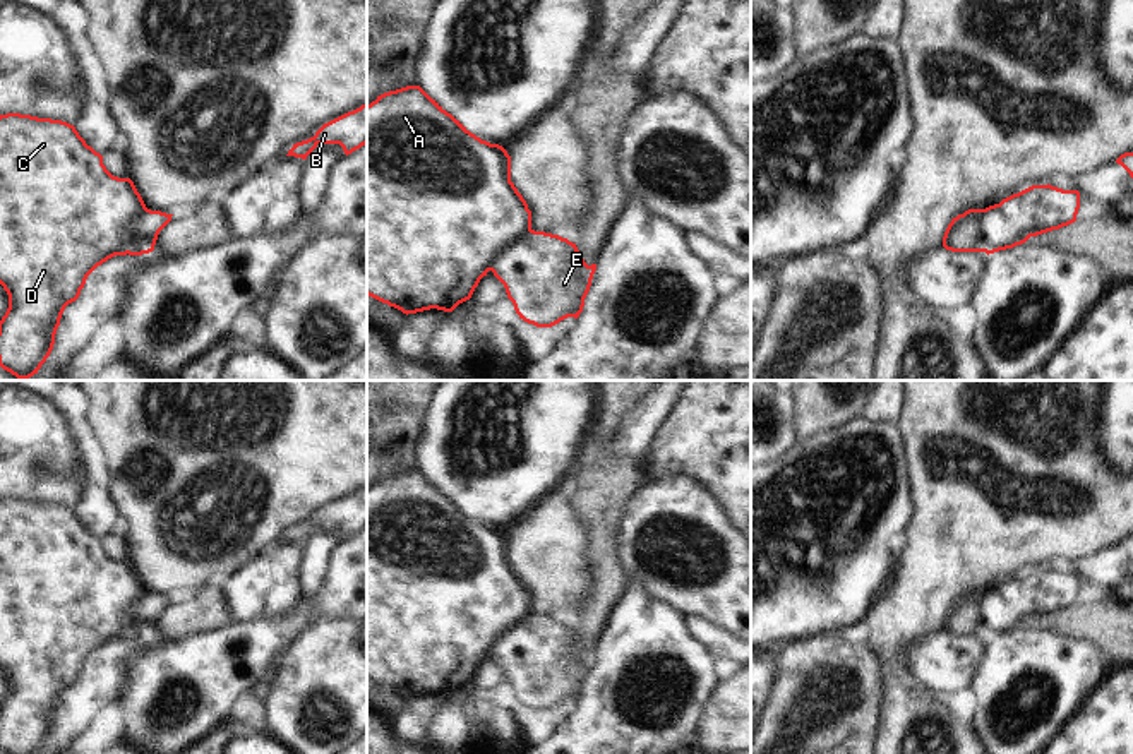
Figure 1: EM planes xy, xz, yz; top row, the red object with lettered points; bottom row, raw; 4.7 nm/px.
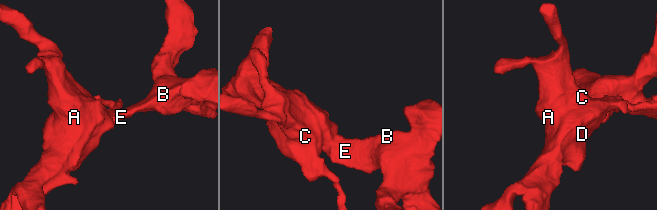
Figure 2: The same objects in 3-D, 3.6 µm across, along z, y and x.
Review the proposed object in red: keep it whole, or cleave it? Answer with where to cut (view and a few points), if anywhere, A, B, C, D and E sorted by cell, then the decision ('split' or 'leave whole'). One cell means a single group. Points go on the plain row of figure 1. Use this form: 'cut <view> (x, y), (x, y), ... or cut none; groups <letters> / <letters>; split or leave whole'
cut xz (532, 614), (506, 633), (489, 653); groups A C D / B E; split

